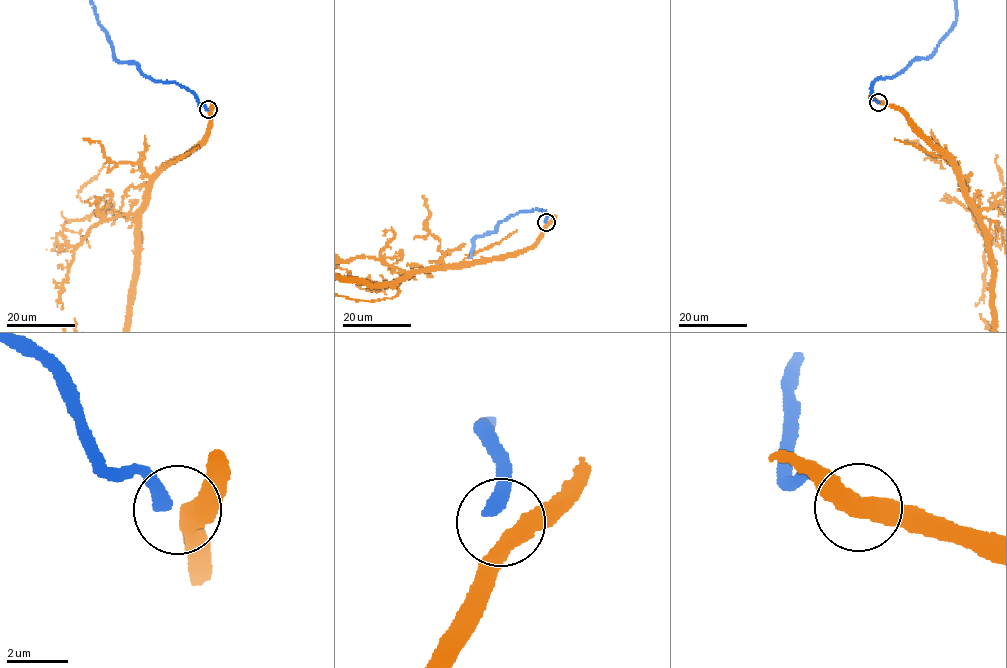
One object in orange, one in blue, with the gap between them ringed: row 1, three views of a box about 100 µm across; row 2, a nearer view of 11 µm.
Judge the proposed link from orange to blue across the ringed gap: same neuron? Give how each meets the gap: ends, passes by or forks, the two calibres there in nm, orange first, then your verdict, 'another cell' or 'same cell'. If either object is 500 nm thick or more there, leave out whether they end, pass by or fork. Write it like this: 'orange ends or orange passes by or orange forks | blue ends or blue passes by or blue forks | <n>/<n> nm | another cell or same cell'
550/360 nm | same cell

